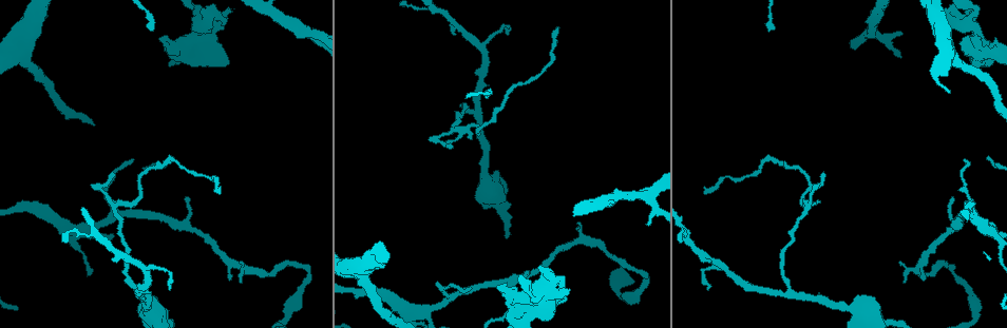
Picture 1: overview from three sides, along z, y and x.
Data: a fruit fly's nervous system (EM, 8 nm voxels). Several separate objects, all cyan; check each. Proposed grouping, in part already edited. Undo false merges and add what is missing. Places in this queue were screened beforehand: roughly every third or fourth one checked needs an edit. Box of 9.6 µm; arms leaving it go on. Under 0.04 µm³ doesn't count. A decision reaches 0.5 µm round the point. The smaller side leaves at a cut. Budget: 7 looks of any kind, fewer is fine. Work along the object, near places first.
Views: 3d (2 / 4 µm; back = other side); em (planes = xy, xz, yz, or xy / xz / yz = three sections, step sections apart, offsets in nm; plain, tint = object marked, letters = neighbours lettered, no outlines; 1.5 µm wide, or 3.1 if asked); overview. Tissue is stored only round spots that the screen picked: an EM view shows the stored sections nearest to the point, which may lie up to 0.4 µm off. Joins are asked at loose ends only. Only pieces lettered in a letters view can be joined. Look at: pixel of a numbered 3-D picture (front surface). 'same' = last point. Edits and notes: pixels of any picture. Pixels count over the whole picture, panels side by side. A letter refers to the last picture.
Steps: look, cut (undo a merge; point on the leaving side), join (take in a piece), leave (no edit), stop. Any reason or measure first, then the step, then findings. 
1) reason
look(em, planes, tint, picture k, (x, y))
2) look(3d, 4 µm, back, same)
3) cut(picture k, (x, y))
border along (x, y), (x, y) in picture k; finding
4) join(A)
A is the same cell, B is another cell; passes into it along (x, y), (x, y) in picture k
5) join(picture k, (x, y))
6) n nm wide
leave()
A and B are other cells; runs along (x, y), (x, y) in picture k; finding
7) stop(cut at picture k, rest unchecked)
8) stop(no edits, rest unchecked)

tapers out
look(3d, 4 µm, picture 1, (704, 193))

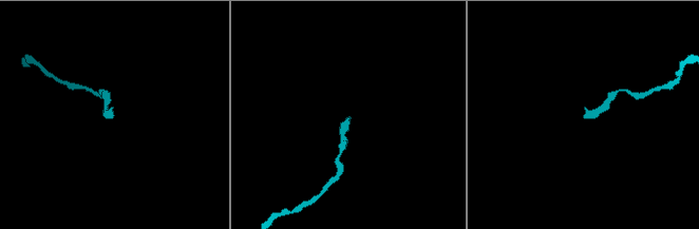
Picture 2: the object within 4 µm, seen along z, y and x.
look(em, planes, plain, picture 2, (349, 117))

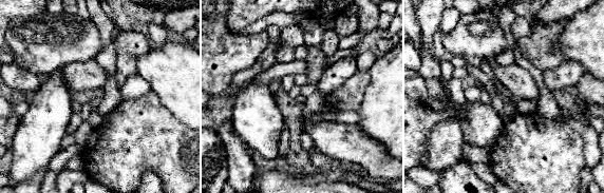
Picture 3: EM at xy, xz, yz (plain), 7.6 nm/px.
what lies round it
look(em, planes, letters, same)

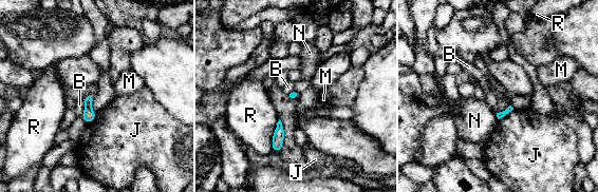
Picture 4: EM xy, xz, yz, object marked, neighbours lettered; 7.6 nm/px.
leave()
B, J, M, N and R are other cells; border along (83, 97), (85, 108) in picture 4; no lettered piece goes on from it

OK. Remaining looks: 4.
branch stops here
look(em, xz, step 8, tint, picture 1, (451, 145))

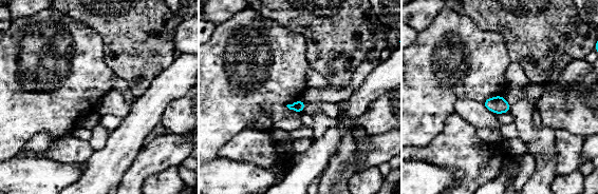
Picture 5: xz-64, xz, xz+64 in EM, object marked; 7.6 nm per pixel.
look(em, xy, step 8, letters, same)

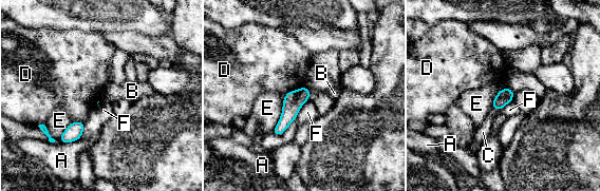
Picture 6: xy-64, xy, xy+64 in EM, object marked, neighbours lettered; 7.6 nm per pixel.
leave()
A, B, C, D, E and F are other cells; runs along (306, 91), (291, 107), (277, 132) in picture 6; no lettered piece goes on from it

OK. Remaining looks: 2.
branch point
look(em, planes, letters, picture 1, (873, 31))

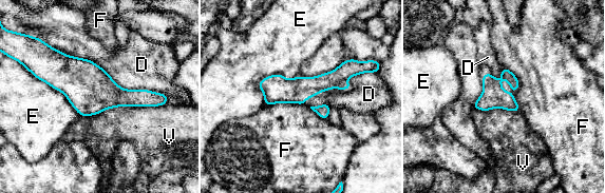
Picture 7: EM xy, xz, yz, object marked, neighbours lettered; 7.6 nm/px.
220 nm wide; D touches over 700 nm
leave()
D, E, F and V are other cells; one neuron here

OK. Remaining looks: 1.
stop(no edits, rest unchecked)

